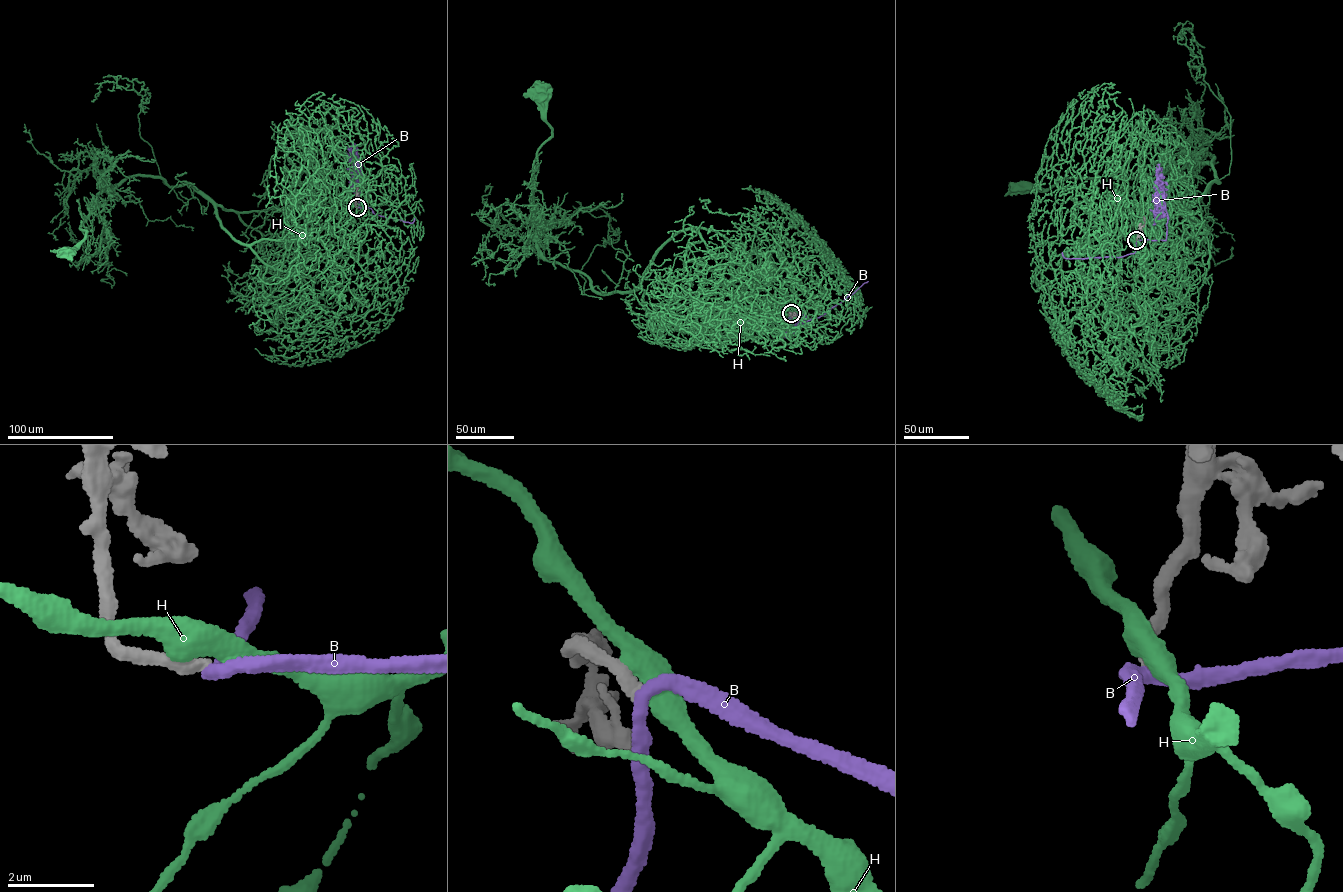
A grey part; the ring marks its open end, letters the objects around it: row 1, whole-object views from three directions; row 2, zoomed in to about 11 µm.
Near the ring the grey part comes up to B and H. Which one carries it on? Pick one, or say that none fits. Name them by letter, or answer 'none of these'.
none of these

